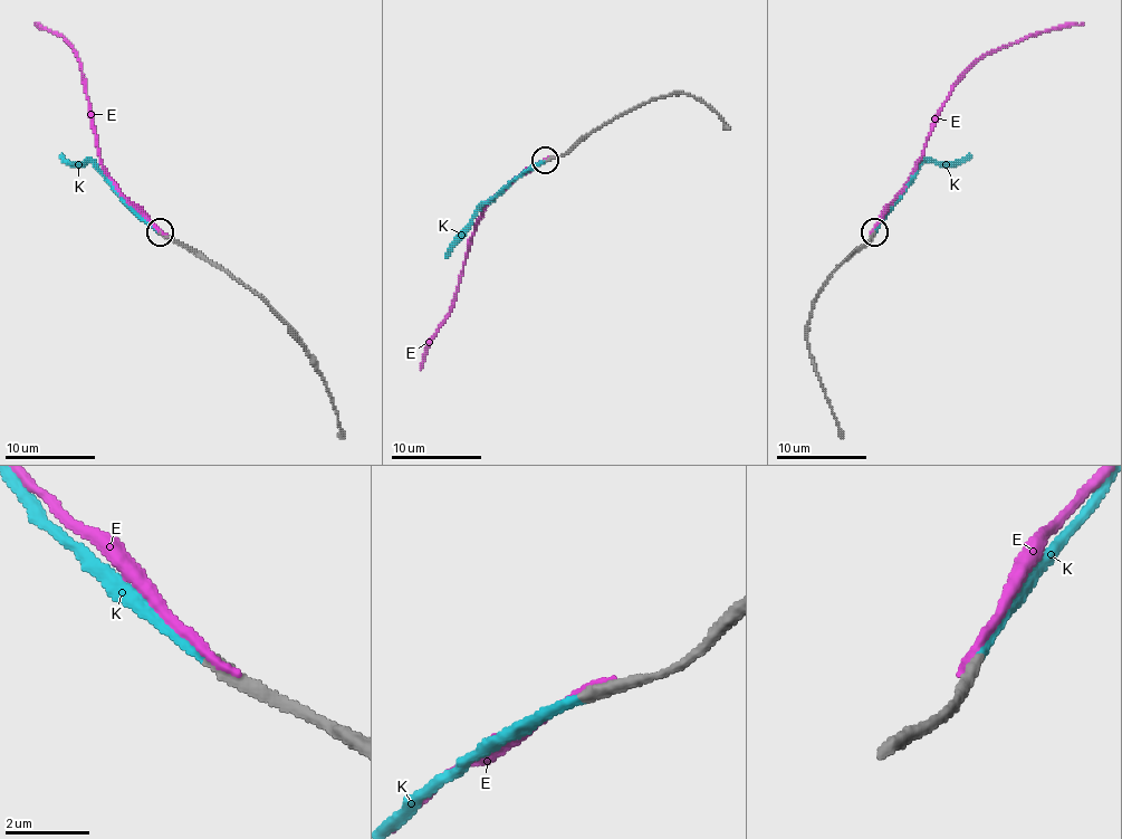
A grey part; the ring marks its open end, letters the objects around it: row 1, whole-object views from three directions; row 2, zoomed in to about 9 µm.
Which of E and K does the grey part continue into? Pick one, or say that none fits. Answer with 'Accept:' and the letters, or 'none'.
Accept: K

